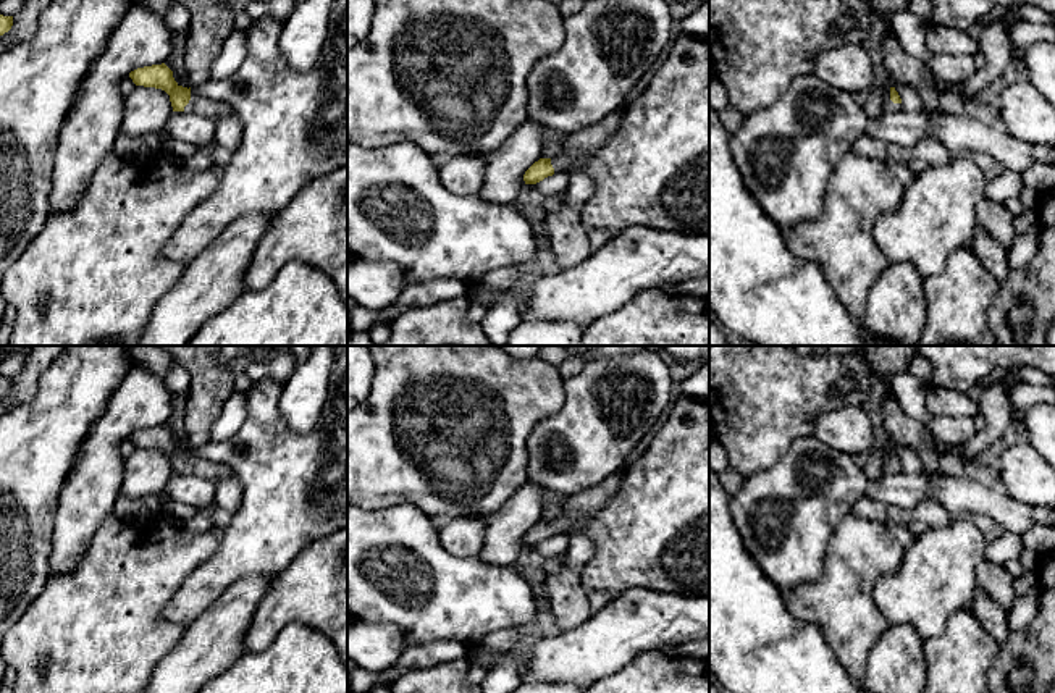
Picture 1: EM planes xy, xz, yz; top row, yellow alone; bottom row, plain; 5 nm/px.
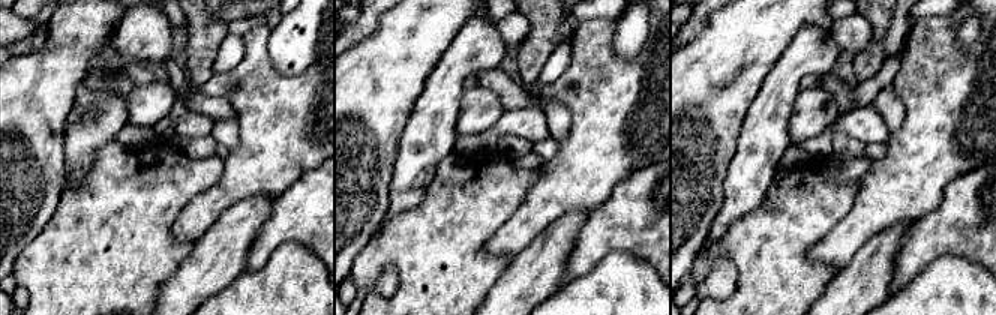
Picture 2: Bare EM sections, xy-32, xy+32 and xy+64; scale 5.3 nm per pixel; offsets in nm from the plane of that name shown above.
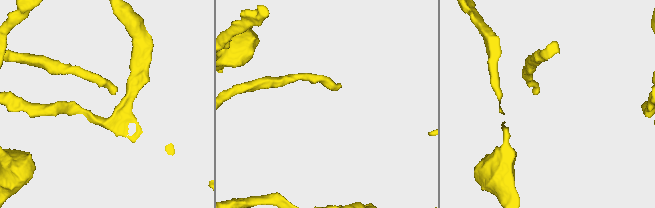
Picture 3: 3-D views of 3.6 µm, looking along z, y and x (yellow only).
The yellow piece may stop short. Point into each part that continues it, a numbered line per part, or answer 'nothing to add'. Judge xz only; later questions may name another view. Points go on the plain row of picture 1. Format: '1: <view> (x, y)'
1: xz (579, 508)

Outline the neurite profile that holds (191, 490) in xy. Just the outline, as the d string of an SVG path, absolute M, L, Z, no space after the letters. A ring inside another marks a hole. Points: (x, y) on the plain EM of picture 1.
M181 473L171 477L165 488L165 494L170 501L176 501L195 509L215 506L216 486L212 480Z

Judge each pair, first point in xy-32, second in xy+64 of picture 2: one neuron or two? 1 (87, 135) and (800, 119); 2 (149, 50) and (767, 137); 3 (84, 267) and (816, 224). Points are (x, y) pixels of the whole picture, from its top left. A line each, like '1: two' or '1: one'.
1: two
2: one
3: one

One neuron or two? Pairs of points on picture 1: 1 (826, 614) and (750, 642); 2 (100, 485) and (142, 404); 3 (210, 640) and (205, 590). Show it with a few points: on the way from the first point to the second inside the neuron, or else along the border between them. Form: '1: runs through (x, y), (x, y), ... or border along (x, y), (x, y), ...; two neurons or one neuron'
1: border along (784, 596), (785, 608), (811, 622), (831, 648); two neurons
2: runs through (100, 466), (102, 445), (123, 424); one neuron
3: border along (236, 582), (188, 625); two neurons

